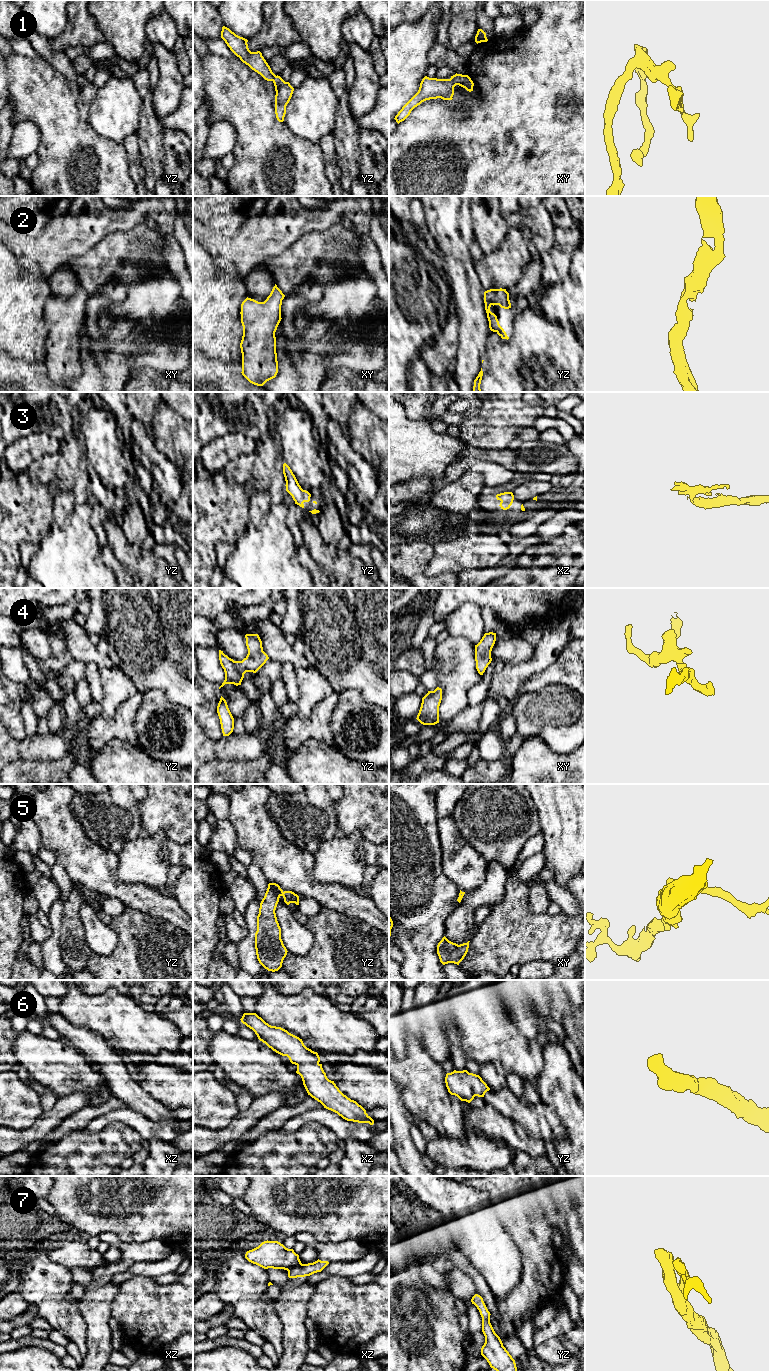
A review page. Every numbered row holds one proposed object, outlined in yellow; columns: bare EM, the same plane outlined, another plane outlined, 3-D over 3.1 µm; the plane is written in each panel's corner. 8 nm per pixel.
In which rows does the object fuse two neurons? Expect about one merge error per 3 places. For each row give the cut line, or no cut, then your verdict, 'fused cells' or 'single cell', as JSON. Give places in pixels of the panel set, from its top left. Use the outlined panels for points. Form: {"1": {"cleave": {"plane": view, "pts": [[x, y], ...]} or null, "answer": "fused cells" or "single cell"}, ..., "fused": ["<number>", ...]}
{"1": {"cleave": null, "answer": "single cell"}, "2": {"cleave": null, "answer": "single cell"}, "3": {"cleave": null, "answer": "single cell"}, "4": {"cleave": null, "answer": "single cell"}, "5": {"cleave": null, "answer": "single cell"}, "6": {"cleave": null, "answer": "single cell"}, "7": {"cleave": null, "answer": "single cell"}, "fused": []}

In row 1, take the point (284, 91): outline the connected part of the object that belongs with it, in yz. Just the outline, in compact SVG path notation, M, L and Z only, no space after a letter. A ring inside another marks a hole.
M223 26L221 38L230 50L248 65L252 70L260 74L265 80L272 81L275 86L275 114L279 122L284 121L286 106L289 103L294 88L289 82L285 82L280 76L276 76L260 51L251 52L248 48L248 40L236 35L229 28Z

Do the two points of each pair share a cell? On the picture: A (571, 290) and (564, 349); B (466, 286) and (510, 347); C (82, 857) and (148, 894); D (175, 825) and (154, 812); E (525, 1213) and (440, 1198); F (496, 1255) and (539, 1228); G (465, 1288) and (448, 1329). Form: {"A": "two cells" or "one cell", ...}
{"A": "two cells", "B": "two cells", "C": "one cell", "D": "one cell", "E": "two cells", "F": "two cells", "G": "two cells"}

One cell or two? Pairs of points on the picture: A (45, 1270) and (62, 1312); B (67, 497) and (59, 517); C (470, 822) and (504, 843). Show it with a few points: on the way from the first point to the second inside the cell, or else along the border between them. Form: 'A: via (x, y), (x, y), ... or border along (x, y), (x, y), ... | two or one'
A: via (46, 1280), (46, 1287), (52, 1302) | one
B: via (63, 502), (60, 512) | one
C: via (478, 822), (482, 822), (496, 836) | one

